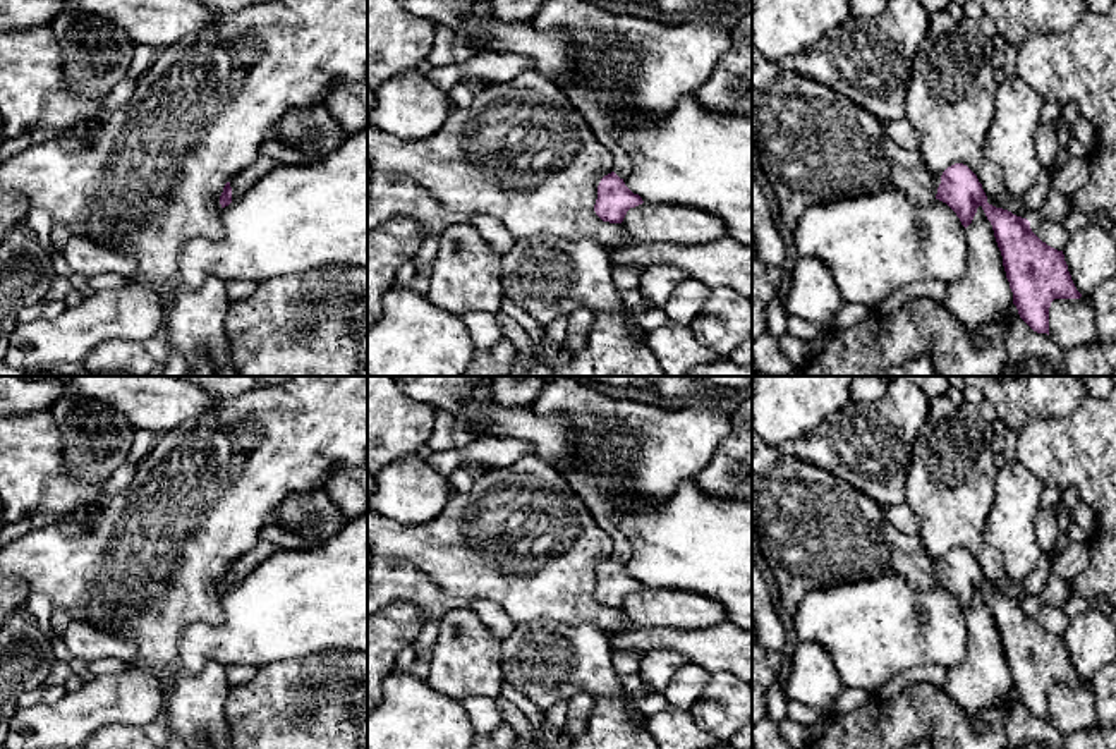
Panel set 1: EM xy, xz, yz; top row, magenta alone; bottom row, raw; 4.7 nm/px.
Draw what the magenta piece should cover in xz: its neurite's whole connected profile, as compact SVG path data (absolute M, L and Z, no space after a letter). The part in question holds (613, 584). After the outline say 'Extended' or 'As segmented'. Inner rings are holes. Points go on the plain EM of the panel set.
M549 378L534 400L539 416L561 414L570 421L572 457L556 462L555 469L582 498L597 526L613 539L613 557L597 570L596 600L603 606L622 608L627 596L642 589L625 563L632 558L634 546L625 533L615 524L613 510L632 503L666 503L675 488L697 478L711 462L718 443L731 429L731 416L745 392L733 397L709 393L694 397L678 407L640 404L627 399L613 399L594 392L572 378Z. Extended

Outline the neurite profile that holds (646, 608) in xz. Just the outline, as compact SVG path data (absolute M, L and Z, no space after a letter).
M642 588L630 593L622 606L625 629L702 629L726 618L719 601L692 591Z

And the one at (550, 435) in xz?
M395 376L403 393L446 411L465 416L470 431L494 438L512 438L534 447L534 457L551 467L572 457L570 421L561 414L539 416L532 405L500 405L491 397L484 407L476 397L477 387L493 376Z

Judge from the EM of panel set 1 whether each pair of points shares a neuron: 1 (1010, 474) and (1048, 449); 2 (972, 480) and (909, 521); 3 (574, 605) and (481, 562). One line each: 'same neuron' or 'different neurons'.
1: different neurons
2: different neurons
3: same neuron

